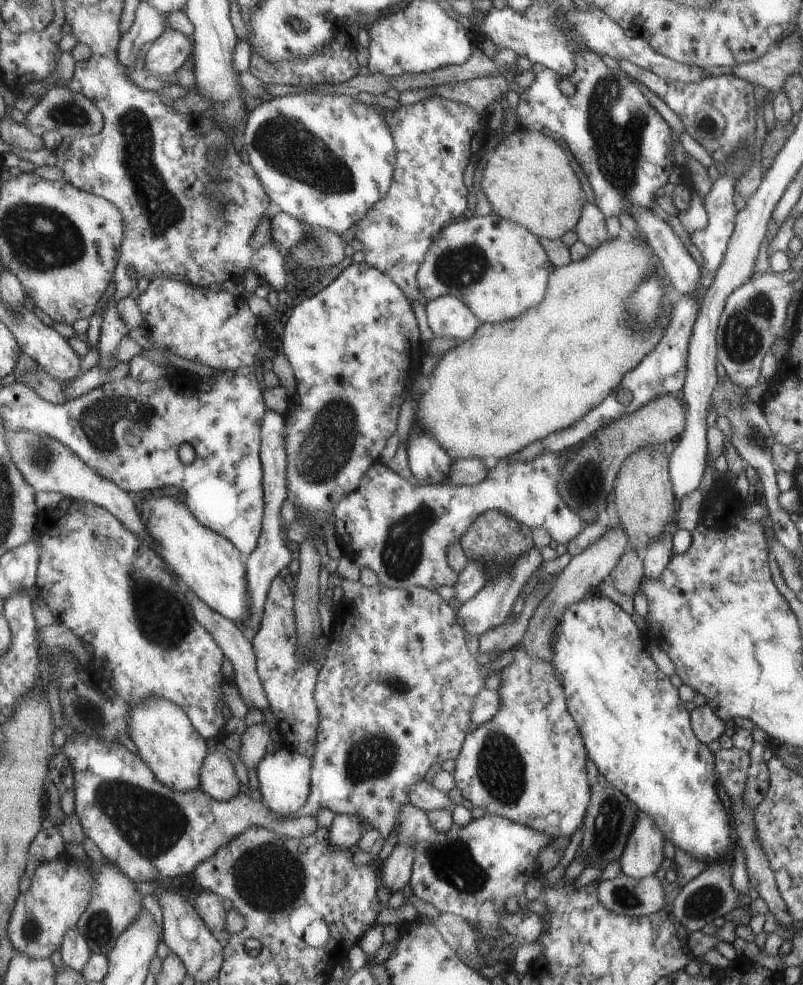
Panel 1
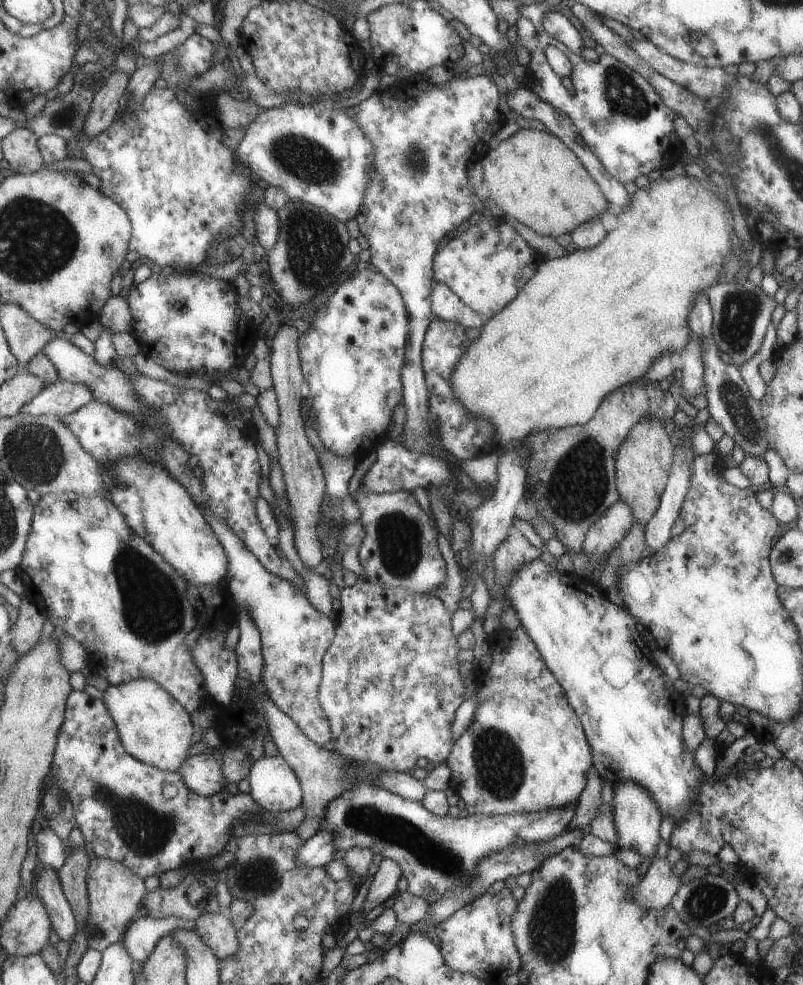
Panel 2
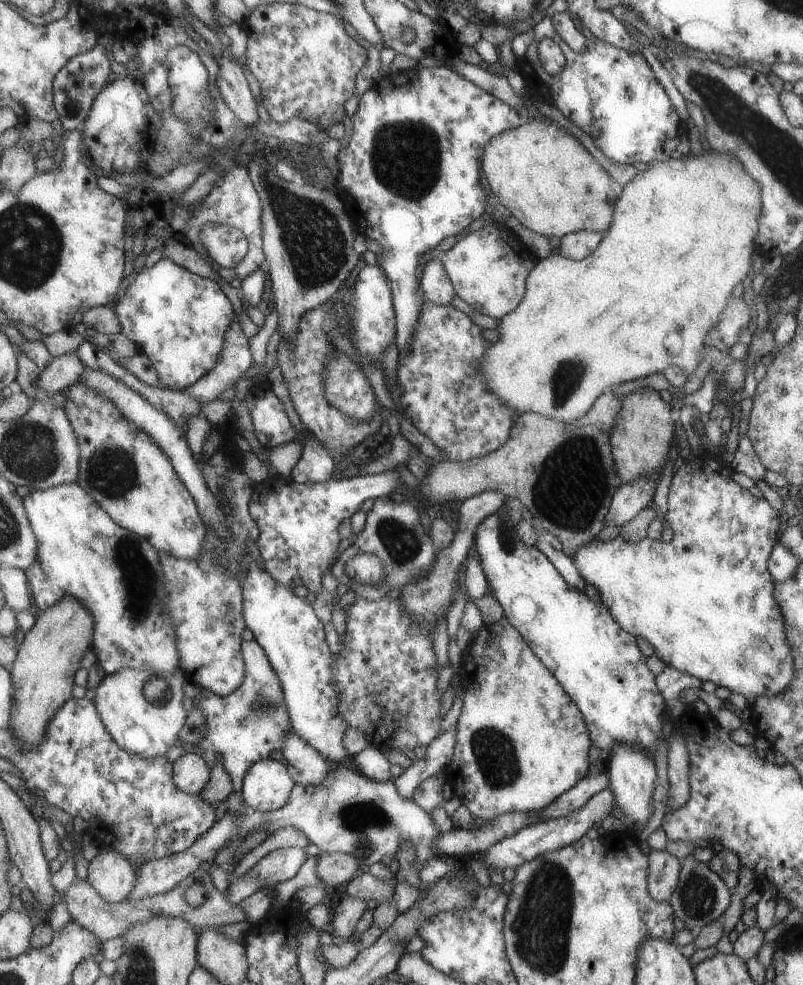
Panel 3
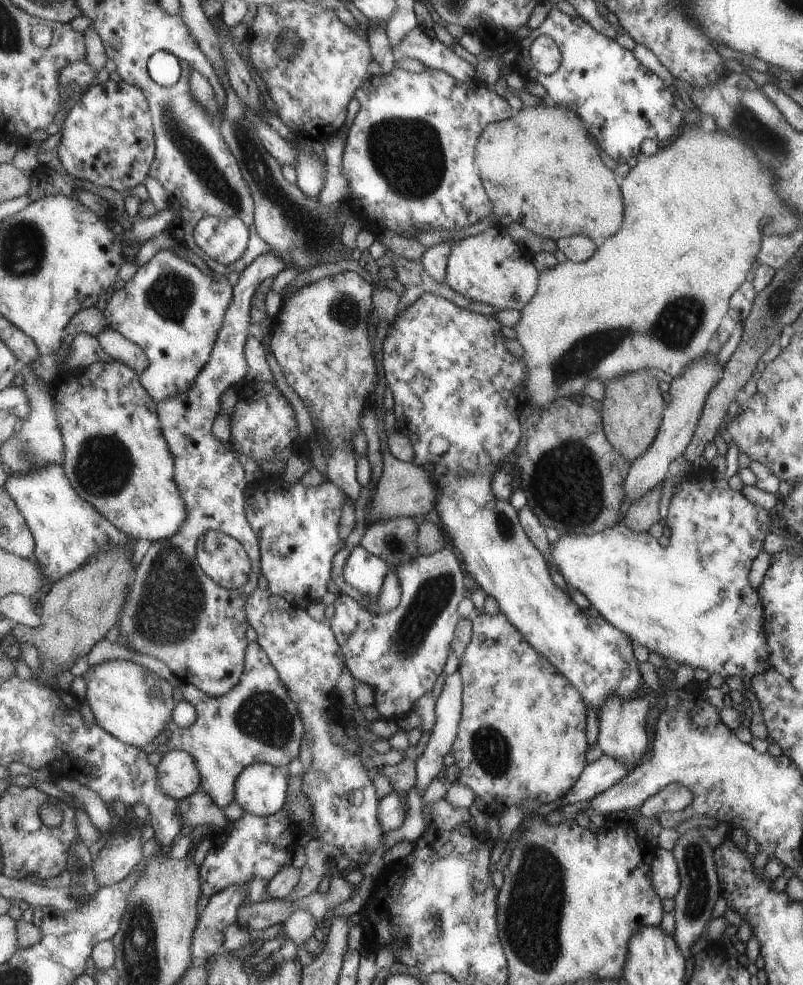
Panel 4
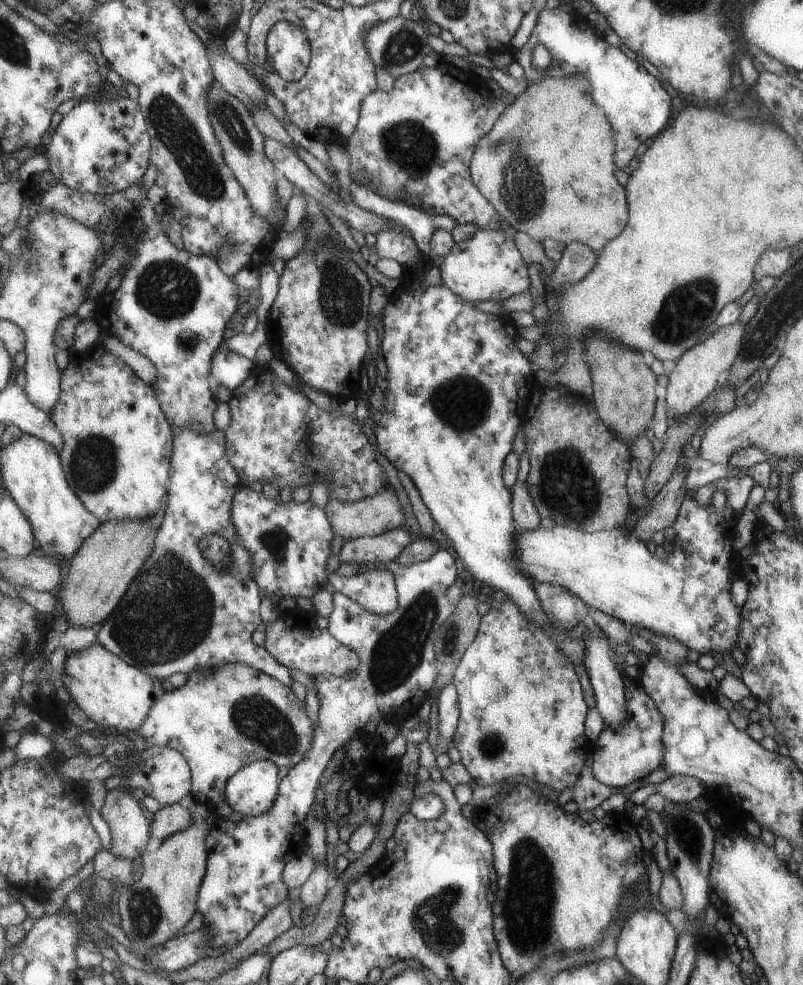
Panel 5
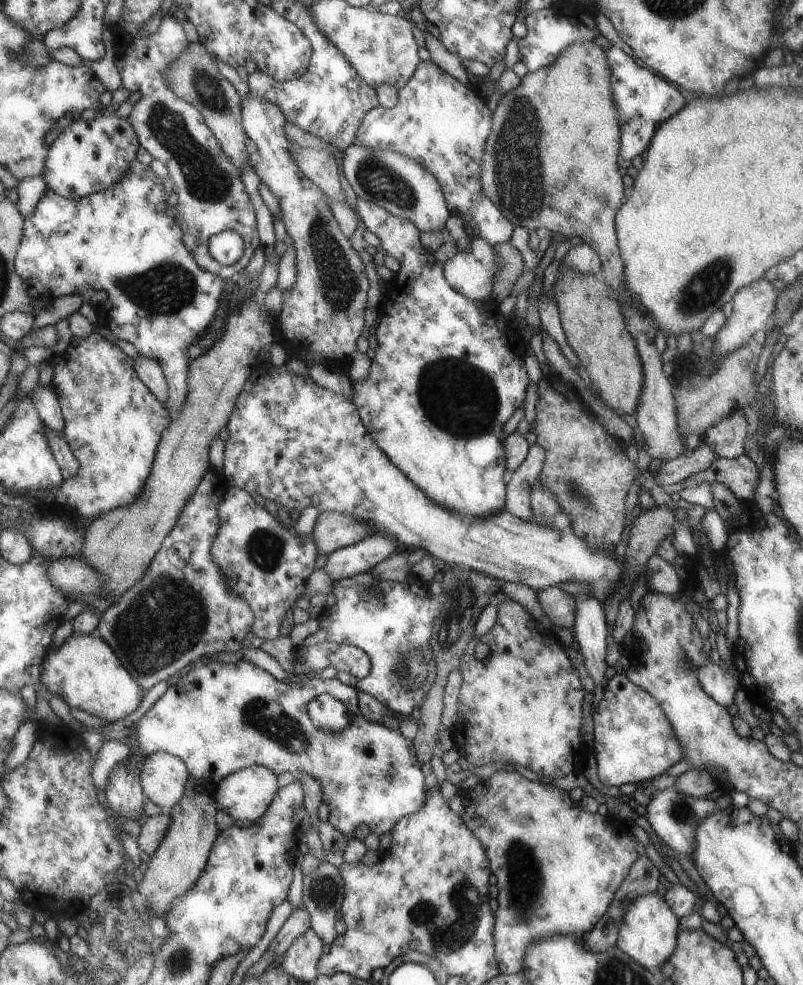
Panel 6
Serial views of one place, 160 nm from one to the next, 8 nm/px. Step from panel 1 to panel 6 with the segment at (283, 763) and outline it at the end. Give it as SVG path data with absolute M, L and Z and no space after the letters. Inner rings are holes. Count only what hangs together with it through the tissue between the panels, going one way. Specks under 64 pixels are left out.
M253 765L224 778L217 790L215 798L218 802L219 810L231 816L236 824L255 824L272 806L276 799L280 787L277 784L277 773L269 767L263 765Z

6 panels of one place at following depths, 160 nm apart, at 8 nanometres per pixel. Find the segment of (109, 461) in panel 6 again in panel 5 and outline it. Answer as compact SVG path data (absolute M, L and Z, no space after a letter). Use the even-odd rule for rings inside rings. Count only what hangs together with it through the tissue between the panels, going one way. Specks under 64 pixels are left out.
M103 342L81 354L73 349L69 352L69 362L62 371L60 399L51 412L64 436L60 457L69 484L102 523L146 519L165 508L163 498L168 494L174 451L172 423L153 385L147 384L120 356L109 352Z

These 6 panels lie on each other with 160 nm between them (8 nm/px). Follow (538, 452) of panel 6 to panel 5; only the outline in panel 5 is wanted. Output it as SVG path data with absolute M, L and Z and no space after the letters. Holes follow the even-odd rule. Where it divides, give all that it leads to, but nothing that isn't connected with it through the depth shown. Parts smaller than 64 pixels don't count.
M516 481L510 488L512 493L512 520L517 532L539 527L540 517L525 483Z

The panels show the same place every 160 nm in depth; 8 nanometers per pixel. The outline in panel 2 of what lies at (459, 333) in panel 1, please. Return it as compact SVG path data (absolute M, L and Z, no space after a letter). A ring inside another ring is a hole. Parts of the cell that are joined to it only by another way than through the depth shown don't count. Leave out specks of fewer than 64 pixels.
M435 283L432 290L432 311L435 317L444 321L459 323L463 328L481 328L488 319L473 312L464 302L455 296L443 283Z

